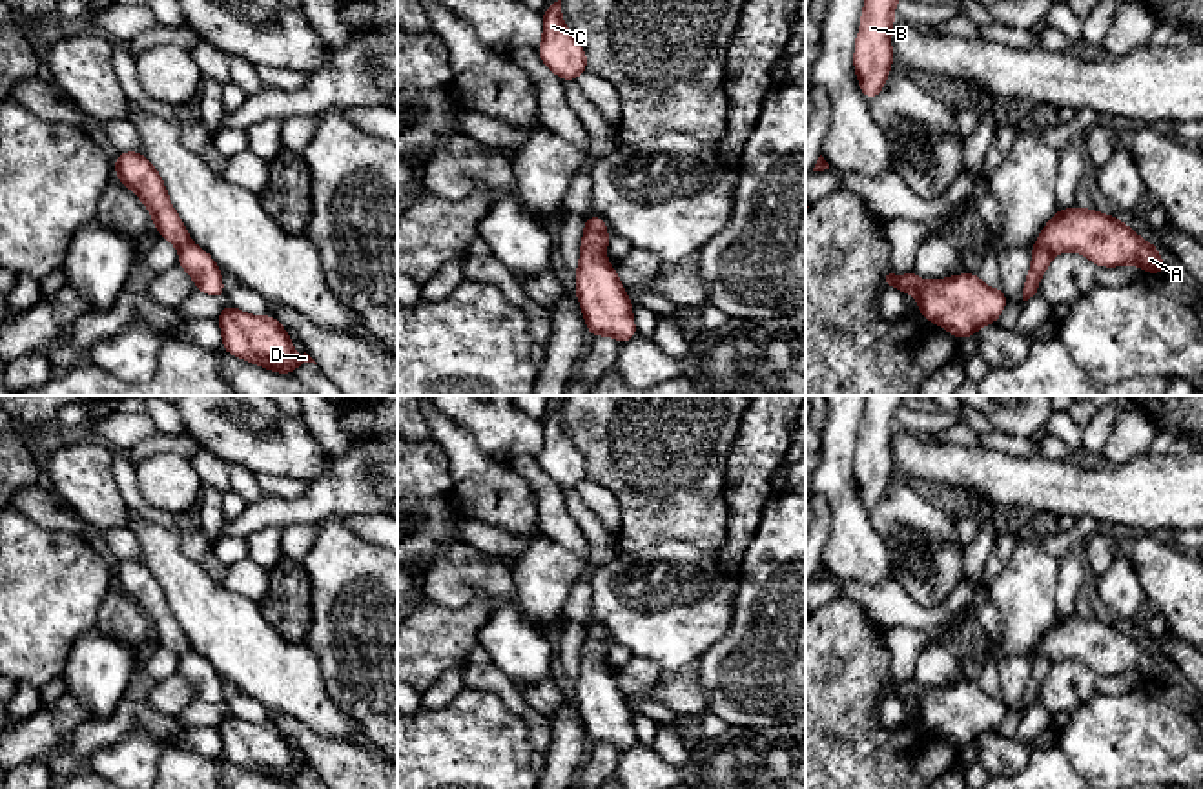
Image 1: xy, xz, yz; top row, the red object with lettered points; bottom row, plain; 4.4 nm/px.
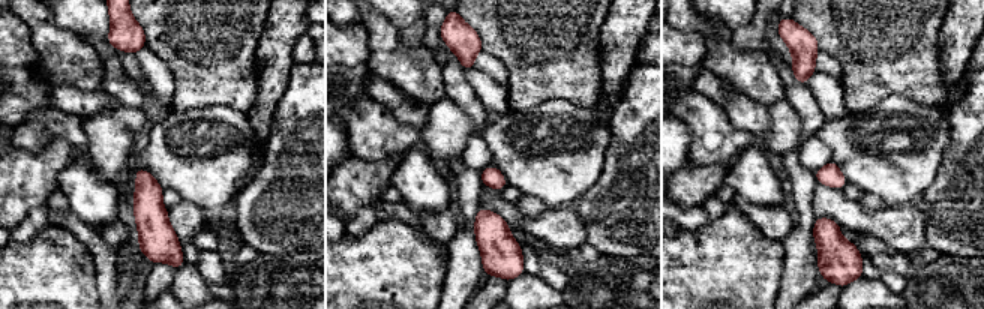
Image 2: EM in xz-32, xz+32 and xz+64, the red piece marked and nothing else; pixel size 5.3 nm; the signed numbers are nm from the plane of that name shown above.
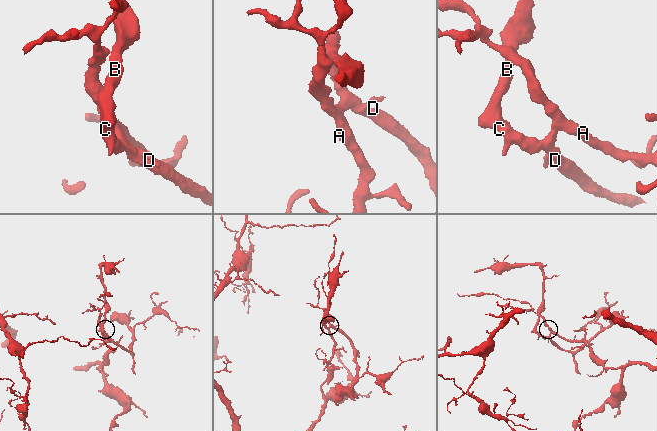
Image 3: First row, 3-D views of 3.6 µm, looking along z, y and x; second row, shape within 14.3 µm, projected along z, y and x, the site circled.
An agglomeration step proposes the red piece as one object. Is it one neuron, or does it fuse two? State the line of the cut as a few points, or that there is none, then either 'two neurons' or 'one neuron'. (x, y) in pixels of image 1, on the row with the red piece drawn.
xz (586, 219), (595, 230), (606, 234) | two neurons

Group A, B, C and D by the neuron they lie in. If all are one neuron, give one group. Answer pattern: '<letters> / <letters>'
A / B C D

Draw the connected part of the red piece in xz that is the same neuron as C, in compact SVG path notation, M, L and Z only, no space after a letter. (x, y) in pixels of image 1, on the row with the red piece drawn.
M561 0L543 11L543 40L536 51L561 80L576 80L587 71L585 49L563 24Z

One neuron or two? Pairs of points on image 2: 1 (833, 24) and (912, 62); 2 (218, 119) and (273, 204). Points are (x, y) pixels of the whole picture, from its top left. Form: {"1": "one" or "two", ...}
{"1": "one", "2": "two"}

